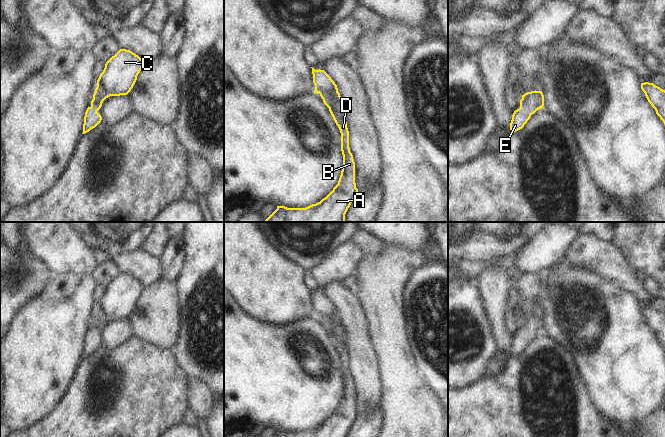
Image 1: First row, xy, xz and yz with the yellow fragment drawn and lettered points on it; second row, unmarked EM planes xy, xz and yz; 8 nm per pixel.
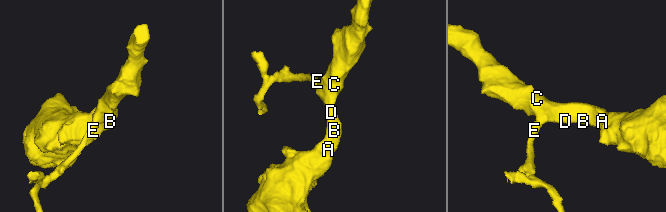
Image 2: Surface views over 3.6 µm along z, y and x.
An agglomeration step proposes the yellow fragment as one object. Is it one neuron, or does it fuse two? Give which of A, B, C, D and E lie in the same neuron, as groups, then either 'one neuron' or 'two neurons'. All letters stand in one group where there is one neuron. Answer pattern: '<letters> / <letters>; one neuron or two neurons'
A B C D E; one neuron

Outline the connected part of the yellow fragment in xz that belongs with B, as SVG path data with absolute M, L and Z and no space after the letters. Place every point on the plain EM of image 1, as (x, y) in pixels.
M312 292L313 307L341 357L343 391L338 408L320 426L306 432L277 430L273 437L346 437L355 423L358 413L355 407L355 386L349 372L349 355L346 346L346 331L337 309L324 294Z

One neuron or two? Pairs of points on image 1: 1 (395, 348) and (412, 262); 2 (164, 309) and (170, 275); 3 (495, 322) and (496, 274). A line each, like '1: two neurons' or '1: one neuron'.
1: one neuron
2: two neurons
3: one neuron

